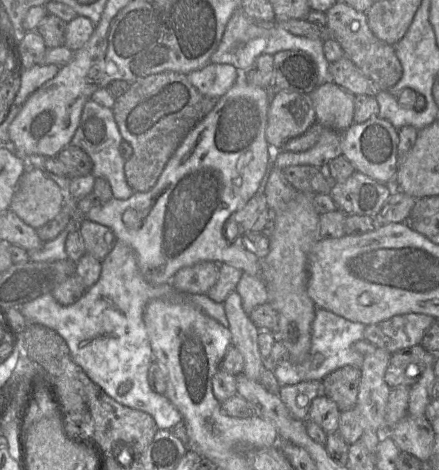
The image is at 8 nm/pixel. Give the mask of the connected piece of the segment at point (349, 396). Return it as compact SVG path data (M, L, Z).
M345 365L329 373L322 380L322 392L333 400L341 412L353 409L357 404L361 368Z

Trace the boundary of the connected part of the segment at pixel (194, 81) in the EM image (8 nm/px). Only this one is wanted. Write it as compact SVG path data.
M209 63L187 76L189 82L200 93L220 98L242 78L242 73L231 64Z

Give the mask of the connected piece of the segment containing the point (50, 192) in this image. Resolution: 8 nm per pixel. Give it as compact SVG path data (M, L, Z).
M35 168L19 179L9 209L38 229L60 213L63 202L60 187L44 174L44 169Z

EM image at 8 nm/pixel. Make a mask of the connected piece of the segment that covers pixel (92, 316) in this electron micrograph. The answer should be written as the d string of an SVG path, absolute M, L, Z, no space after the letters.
M119 240L102 261L97 282L78 301L61 305L51 293L45 293L23 304L19 311L26 319L26 327L40 324L55 330L66 342L74 362L111 398L124 406L148 413L159 430L171 430L182 422L183 417L165 395L154 392L148 383L148 369L154 356L143 312L146 304L155 298L190 303L229 328L223 303L213 301L206 294L177 292L170 282L160 285L147 282L132 248Z

